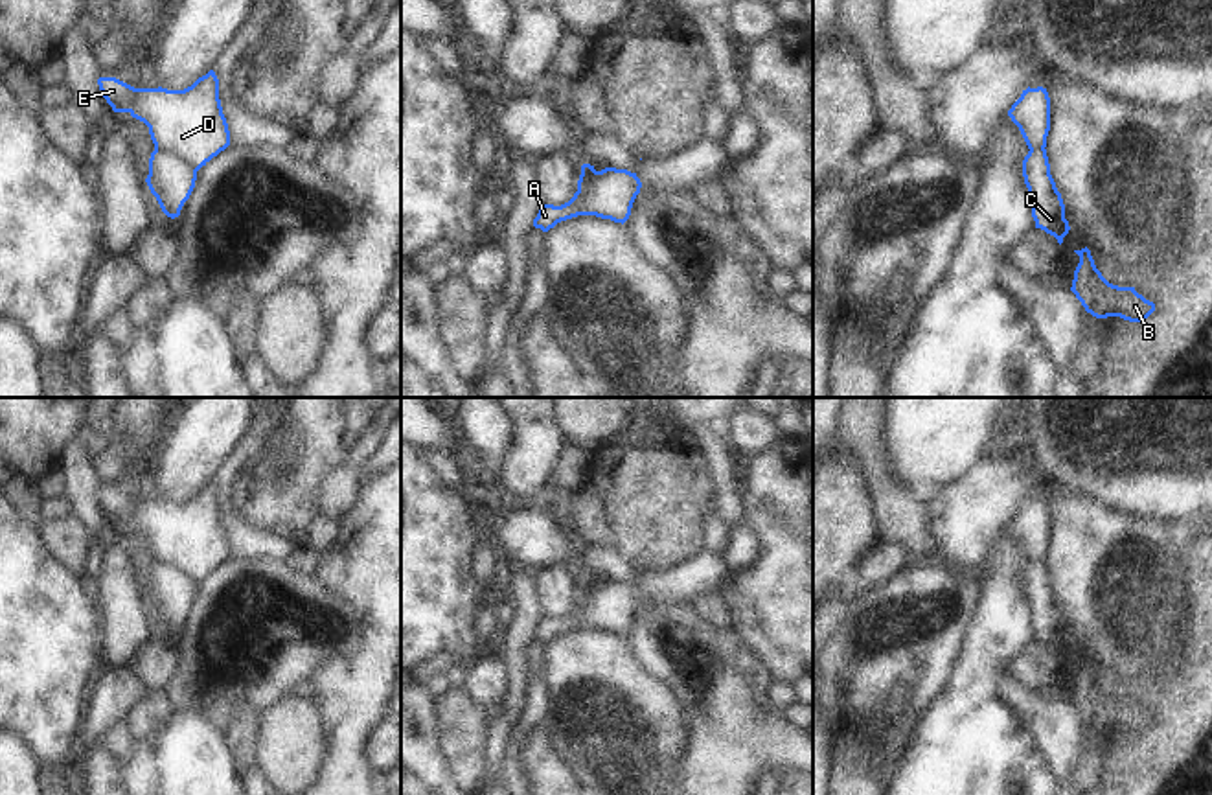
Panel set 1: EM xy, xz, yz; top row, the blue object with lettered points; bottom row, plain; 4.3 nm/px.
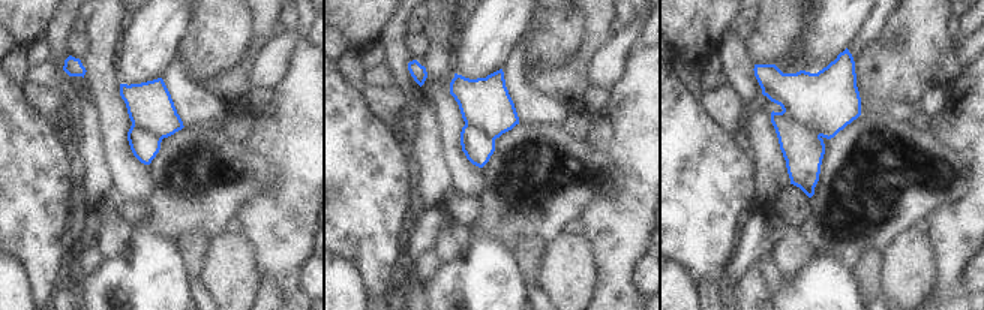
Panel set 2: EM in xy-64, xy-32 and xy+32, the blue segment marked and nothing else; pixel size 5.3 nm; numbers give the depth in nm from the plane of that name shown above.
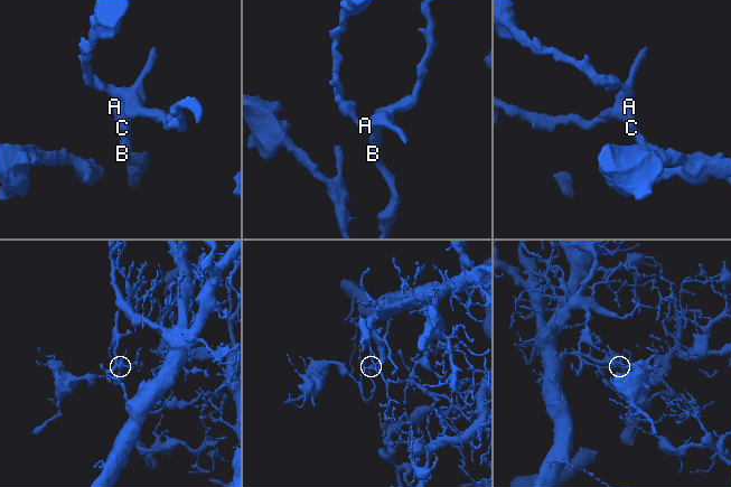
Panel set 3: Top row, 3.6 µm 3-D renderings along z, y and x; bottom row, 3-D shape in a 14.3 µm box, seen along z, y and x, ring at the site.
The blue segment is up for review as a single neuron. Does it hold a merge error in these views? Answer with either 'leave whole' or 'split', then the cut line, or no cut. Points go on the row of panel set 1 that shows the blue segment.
split | xy (155, 148), (175, 153), (197, 170)

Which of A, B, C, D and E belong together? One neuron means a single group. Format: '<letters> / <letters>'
A B C / D E

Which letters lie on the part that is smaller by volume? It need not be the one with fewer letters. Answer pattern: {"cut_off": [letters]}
{"cut_off": ["A", "B", "C"]}

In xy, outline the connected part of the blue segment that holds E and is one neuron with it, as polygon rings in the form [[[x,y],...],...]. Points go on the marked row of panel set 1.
[[[213,70],[184,90],[134,88],[116,77],[99,77],[97,85],[114,112],[129,112],[149,127],[154,149],[177,155],[197,171],[230,145],[230,131],[219,99],[219,79]]]

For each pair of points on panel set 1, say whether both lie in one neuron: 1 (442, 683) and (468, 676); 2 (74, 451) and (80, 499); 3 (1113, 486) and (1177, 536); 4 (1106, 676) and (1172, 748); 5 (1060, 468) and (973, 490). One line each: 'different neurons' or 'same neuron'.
1: same neuron
2: same neuron
3: different neurons
4: same neuron
5: different neurons

